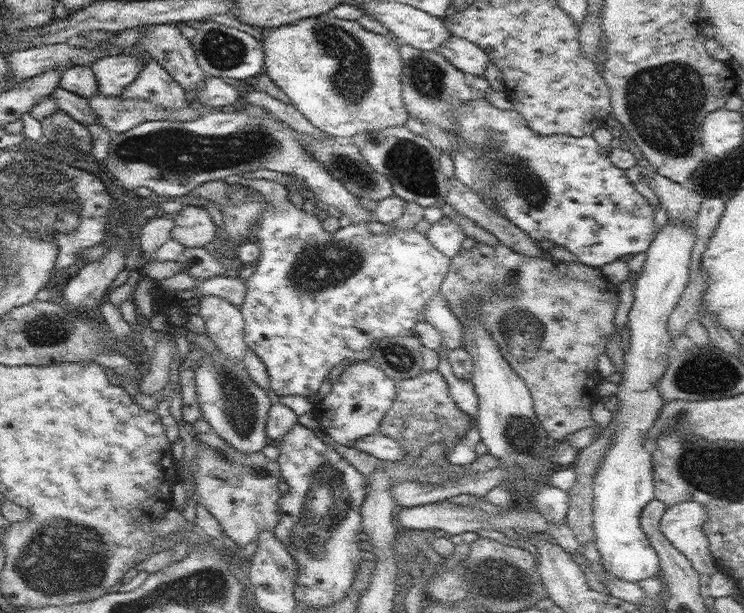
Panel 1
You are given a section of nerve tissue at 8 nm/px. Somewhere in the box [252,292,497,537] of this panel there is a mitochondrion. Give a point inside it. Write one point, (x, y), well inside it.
(399, 355)

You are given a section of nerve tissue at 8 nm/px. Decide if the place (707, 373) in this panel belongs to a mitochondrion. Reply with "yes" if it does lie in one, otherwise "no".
yes

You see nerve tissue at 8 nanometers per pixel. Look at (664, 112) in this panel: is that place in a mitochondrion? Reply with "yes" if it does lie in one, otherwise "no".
yes

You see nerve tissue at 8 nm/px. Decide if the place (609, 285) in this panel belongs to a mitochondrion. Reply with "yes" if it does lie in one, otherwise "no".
no

